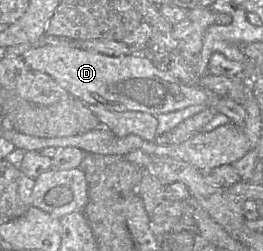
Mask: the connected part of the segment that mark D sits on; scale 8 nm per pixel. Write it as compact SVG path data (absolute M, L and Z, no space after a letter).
M66 40L60 42L60 44L34 47L23 54L22 58L31 69L50 75L70 95L80 99L87 105L94 105L116 112L140 111L154 116L192 105L206 105L216 107L218 112L226 115L230 122L236 126L242 127L246 118L246 110L238 102L228 97L218 96L200 86L183 84L166 72L158 69L151 60L142 54L108 56L77 48L72 44L71 40Z

